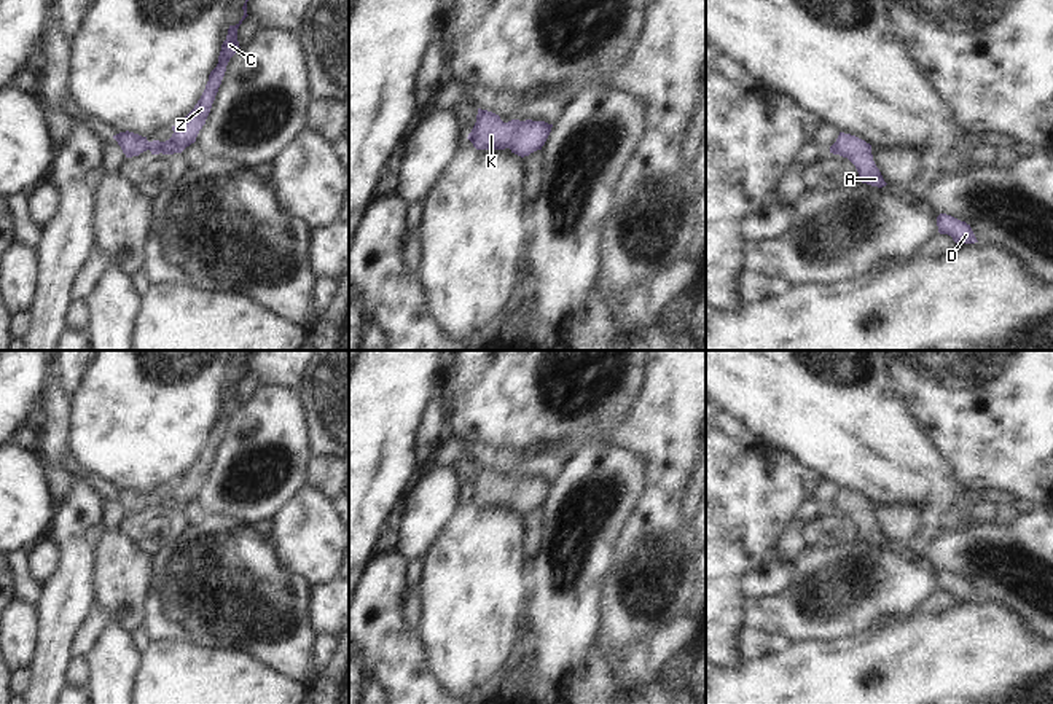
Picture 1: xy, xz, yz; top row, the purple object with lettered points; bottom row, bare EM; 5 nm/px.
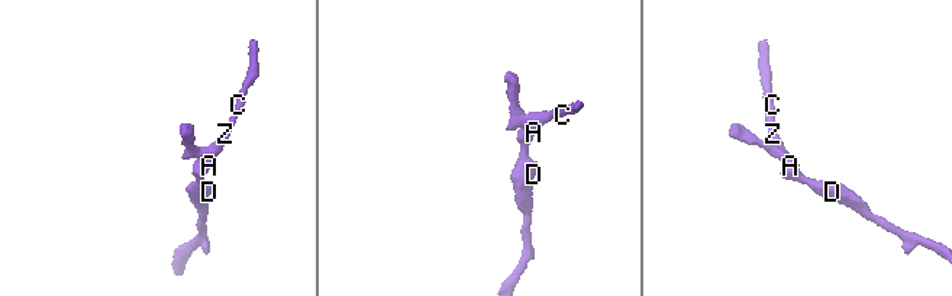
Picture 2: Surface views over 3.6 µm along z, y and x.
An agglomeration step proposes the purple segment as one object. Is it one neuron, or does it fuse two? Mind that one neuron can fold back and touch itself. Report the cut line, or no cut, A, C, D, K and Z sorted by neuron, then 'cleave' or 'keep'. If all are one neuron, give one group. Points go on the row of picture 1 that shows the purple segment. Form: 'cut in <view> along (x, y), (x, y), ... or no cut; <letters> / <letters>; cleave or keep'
no cut; A C D K Z; keep

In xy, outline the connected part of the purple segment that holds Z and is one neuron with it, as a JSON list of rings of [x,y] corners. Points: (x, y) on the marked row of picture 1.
[[[245,0],[242,6],[244,10],[242,19],[236,25],[229,25],[228,29],[226,40],[223,41],[218,56],[218,64],[210,72],[206,89],[198,104],[194,105],[194,108],[178,124],[172,126],[174,134],[166,142],[159,140],[148,142],[147,137],[142,137],[129,131],[113,135],[126,158],[139,156],[147,150],[150,150],[151,154],[182,153],[186,147],[196,142],[196,137],[202,126],[206,124],[206,119],[210,113],[212,104],[225,76],[226,65],[229,59],[236,54],[236,51],[241,48],[237,41],[237,29],[242,24],[242,21],[249,16],[247,2],[249,0]]]

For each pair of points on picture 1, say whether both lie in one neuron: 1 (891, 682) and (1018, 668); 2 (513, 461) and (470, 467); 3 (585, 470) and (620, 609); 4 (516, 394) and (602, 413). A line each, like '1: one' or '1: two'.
1: one
2: two
3: two
4: one

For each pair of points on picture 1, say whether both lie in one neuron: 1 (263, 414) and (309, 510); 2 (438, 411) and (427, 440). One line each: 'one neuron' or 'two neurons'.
1: two neurons
2: one neuron

